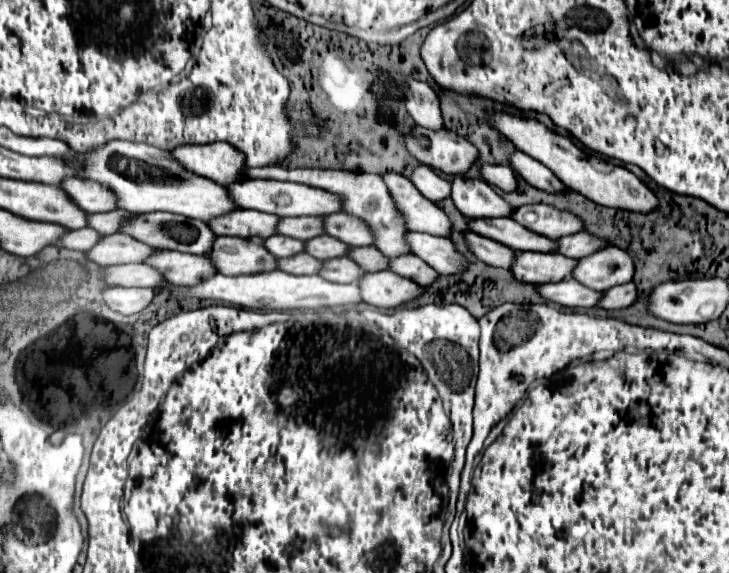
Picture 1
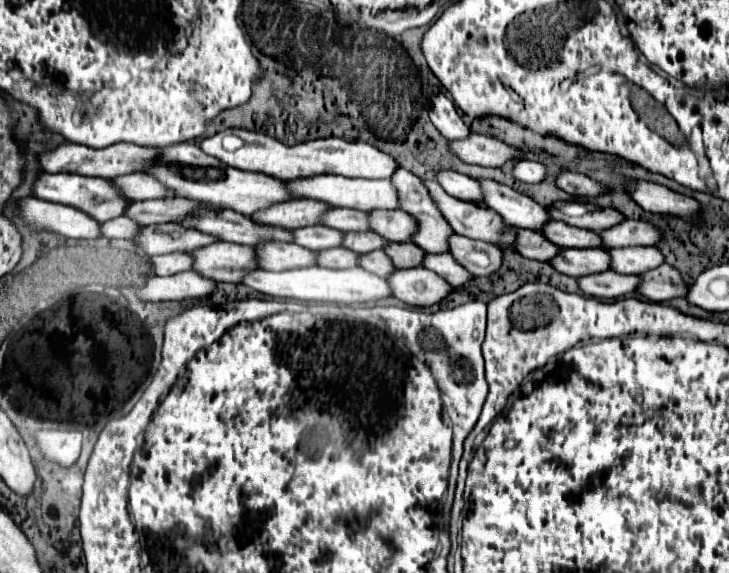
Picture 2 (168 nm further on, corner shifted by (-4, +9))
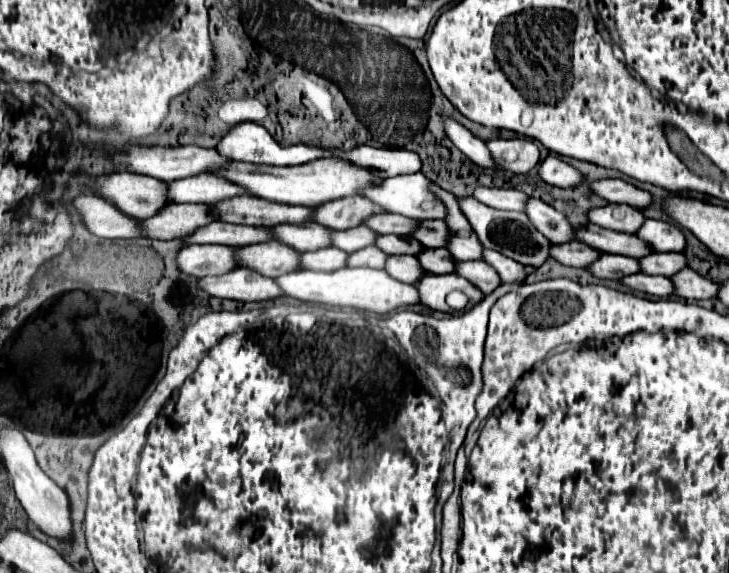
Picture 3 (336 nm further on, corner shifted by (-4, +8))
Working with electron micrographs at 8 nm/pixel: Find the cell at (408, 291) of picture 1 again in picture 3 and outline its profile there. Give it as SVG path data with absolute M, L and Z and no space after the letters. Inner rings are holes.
M426 274L418 282L418 290L420 290L422 304L426 304L432 310L440 310L440 312L450 312L450 308L446 304L446 294L452 290L462 290L464 294L468 294L470 306L480 304L484 300L482 290L458 274L444 274L444 276Z

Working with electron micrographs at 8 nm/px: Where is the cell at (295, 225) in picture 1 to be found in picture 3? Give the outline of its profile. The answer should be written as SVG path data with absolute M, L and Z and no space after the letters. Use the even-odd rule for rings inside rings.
M380 214L380 216L372 216L364 222L368 228L376 230L378 234L396 234L396 236L410 236L418 226L420 220L414 218L406 218L400 214Z

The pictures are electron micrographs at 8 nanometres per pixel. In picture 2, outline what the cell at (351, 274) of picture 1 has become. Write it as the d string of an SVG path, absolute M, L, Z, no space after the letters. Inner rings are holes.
M382 249L360 255L360 257L358 257L358 265L360 265L362 269L378 275L378 277L388 277L388 275L394 271L394 267L388 263L388 257L384 255Z

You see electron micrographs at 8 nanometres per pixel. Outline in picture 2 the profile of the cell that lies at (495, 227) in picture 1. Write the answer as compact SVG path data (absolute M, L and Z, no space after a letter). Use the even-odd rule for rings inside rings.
M548 221L540 229L540 233L554 245L566 249L566 247L600 247L600 239L596 239L594 231L570 227L562 221Z

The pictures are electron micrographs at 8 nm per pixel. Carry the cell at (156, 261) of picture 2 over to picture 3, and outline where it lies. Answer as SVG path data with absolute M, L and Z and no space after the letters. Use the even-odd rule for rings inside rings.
M190 244L180 250L178 266L192 276L222 276L238 268L236 248L226 244Z

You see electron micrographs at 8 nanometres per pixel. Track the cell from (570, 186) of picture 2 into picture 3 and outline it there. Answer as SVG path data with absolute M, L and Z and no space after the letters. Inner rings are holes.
M598 180L598 182L592 182L590 188L606 198L608 202L622 202L622 204L628 204L628 206L636 206L638 210L644 210L652 204L652 194L646 192L646 190L640 190L624 180Z

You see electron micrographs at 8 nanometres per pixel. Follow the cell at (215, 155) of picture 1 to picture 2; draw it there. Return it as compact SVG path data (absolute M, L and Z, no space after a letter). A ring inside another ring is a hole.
M230 128L206 137L200 141L200 149L206 155L212 155L220 159L222 163L242 169L242 171L254 171L254 173L264 173L274 179L296 179L296 177L306 177L306 175L320 175L320 173L334 173L334 175L344 175L344 177L362 177L362 179L388 179L392 171L398 167L398 163L390 157L378 151L376 147L368 143L348 143L338 137L328 137L328 139L316 139L312 143L300 143L296 147L288 147L282 143L276 143L276 139L268 139L266 135L254 133L254 131L244 131L241 128ZM233 135L244 141L244 145L235 151L228 151L223 147L224 138L232 138Z

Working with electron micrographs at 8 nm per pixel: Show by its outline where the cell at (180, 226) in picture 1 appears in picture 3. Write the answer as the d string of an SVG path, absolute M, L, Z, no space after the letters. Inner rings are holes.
M314 222L306 224L278 224L272 228L274 238L280 242L290 244L292 248L300 252L310 252L310 250L320 250L332 246L330 238L330 228Z

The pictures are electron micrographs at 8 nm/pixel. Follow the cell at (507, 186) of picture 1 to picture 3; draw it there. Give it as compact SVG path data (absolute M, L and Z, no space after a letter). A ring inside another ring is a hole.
M548 156L542 166L540 166L540 178L552 186L558 188L574 188L578 186L584 176L582 172L578 172L574 166L570 166L566 160L556 158L556 156Z

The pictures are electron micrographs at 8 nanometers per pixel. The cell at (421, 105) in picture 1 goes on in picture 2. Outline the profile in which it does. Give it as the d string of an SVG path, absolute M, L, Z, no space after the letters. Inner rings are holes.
M436 93L432 95L432 107L430 107L430 121L436 125L436 129L448 139L464 139L470 135L470 129L464 125L460 115L456 113L454 103L444 95Z

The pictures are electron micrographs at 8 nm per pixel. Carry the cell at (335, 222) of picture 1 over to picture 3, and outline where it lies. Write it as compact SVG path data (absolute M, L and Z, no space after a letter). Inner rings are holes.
M424 220L424 224L420 224L420 232L414 232L412 238L416 238L424 248L444 248L450 238L450 230L444 220Z

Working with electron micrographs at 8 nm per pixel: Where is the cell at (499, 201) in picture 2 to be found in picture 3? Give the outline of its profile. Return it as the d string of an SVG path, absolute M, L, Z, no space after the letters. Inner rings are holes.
M530 198L526 204L526 214L532 224L536 224L536 228L548 236L548 240L552 240L552 244L566 244L576 240L576 228L562 212L554 210L550 204Z

